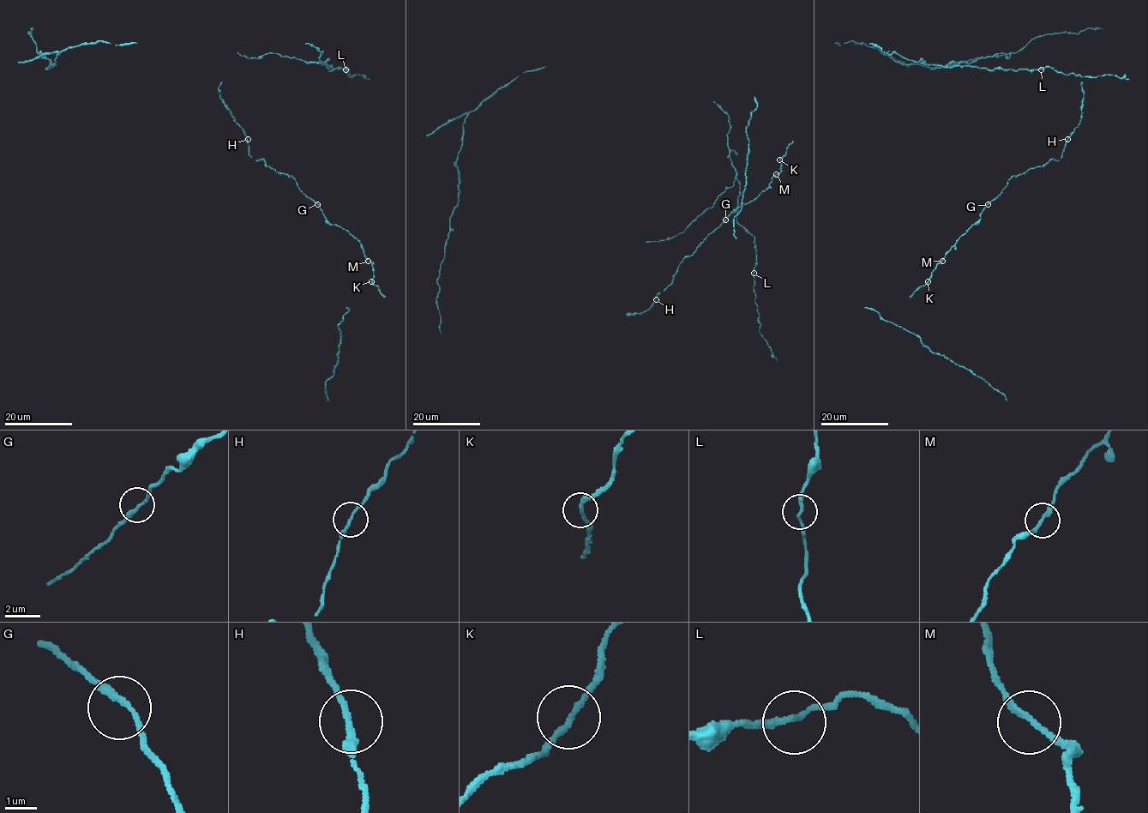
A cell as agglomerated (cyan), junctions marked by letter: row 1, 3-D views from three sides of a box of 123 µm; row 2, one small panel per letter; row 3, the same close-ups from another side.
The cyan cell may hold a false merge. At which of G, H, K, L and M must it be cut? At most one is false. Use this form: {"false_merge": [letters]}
{"false_merge": []}

